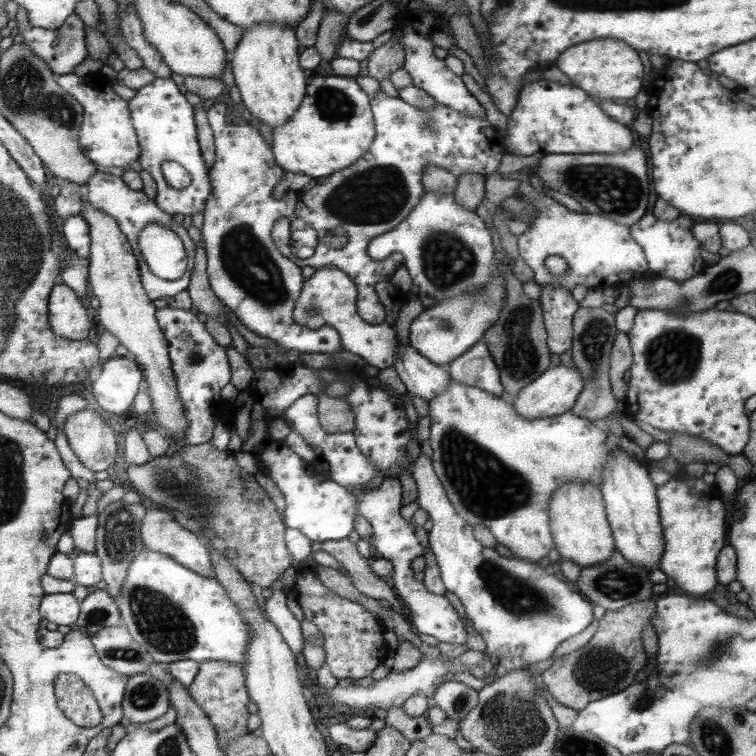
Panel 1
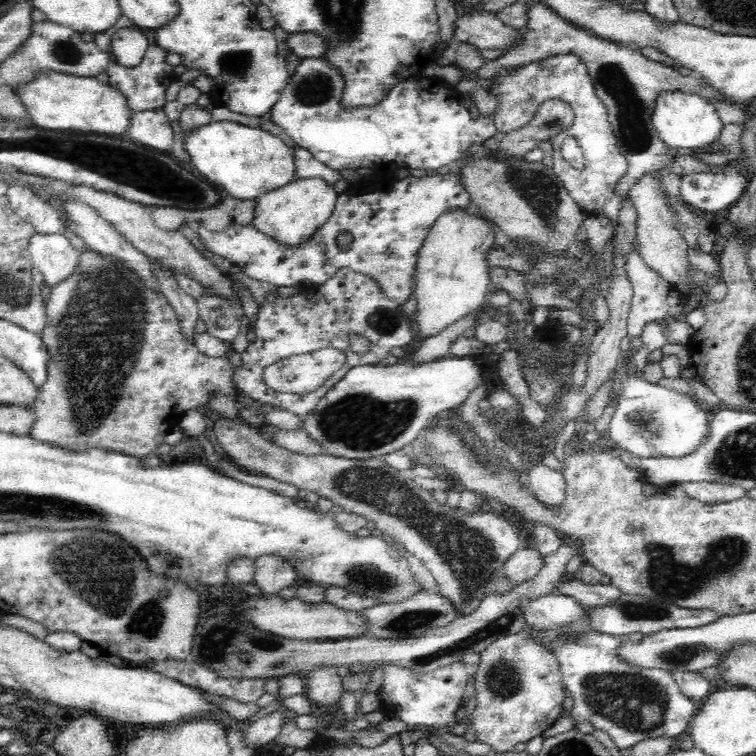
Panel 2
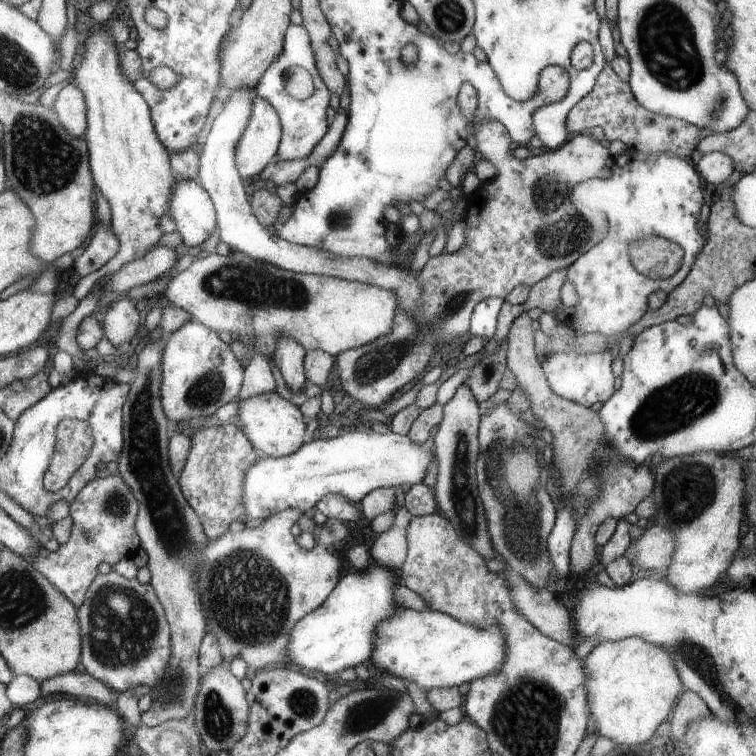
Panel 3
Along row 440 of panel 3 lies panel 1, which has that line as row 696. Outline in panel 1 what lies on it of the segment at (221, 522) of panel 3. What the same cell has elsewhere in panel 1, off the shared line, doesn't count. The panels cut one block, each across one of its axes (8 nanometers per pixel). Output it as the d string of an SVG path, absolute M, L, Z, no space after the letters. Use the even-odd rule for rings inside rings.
M205 662L201 664L201 672L195 680L195 684L189 688L191 690L191 698L201 706L203 712L207 712L209 722L215 726L217 730L217 738L221 748L225 750L229 744L241 740L243 736L249 736L249 688L247 688L247 676L245 670L235 666L233 662Z

